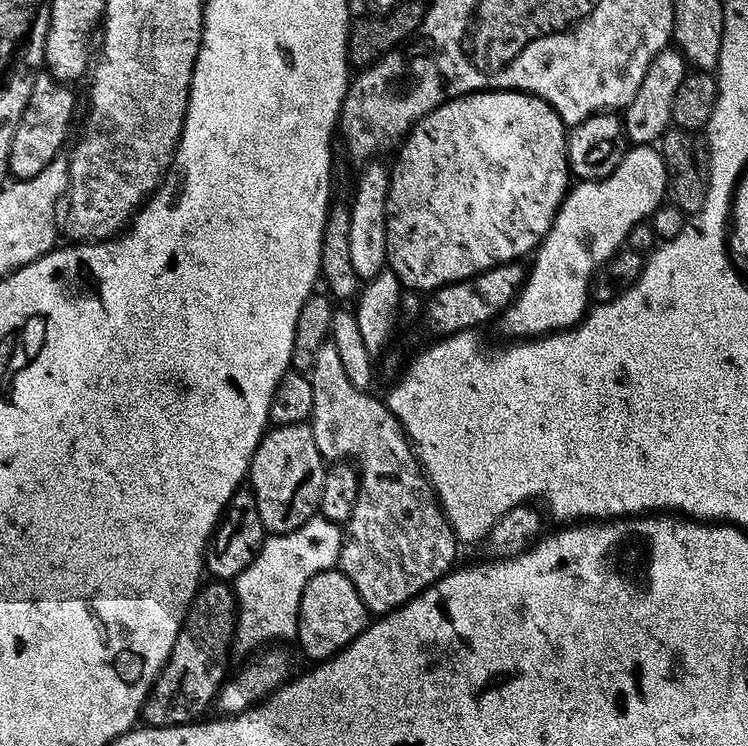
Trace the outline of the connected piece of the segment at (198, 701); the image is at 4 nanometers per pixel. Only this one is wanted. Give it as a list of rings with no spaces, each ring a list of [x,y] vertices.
[[[228,582],[205,583],[188,611],[188,619],[184,621],[182,630],[174,642],[174,650],[170,650],[170,658],[164,669],[158,674],[154,686],[148,691],[144,703],[142,720],[149,728],[173,728],[179,724],[190,724],[199,721],[209,707],[213,707],[216,694],[229,675],[228,647],[231,649],[236,635],[236,594],[233,585]]]

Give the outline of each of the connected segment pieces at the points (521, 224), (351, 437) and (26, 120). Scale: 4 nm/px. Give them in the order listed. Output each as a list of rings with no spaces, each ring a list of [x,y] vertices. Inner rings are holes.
[[[485,90],[483,92],[470,92],[466,96],[451,97],[445,104],[438,105],[433,112],[426,113],[423,118],[415,124],[412,131],[404,137],[402,143],[399,145],[398,151],[395,153],[395,155],[397,154],[396,165],[391,165],[390,179],[388,181],[388,201],[386,202],[386,254],[388,255],[388,258],[386,264],[390,271],[400,280],[401,285],[403,285],[405,289],[421,288],[421,290],[424,291],[424,294],[428,294],[435,289],[441,288],[443,284],[457,284],[460,280],[468,280],[472,276],[477,276],[479,272],[485,272],[499,264],[511,264],[519,261],[521,258],[524,258],[520,256],[526,255],[528,251],[529,255],[550,230],[552,220],[555,218],[560,205],[563,204],[564,197],[570,187],[570,173],[568,170],[568,159],[566,158],[567,141],[566,125],[564,121],[560,119],[560,115],[558,115],[558,113],[555,112],[545,100],[540,100],[537,96],[530,96],[526,92],[518,92],[515,90]]]
[[[330,342],[318,350],[310,369],[310,379],[314,390],[314,410],[310,421],[314,446],[318,446],[325,461],[347,460],[354,462],[360,469],[358,506],[354,506],[354,514],[343,529],[344,541],[340,547],[338,567],[346,574],[346,578],[350,578],[350,582],[354,582],[354,590],[358,590],[369,613],[393,612],[429,588],[434,581],[453,571],[457,563],[458,541],[398,418],[381,397],[379,400],[371,396],[371,391],[354,386],[354,382],[346,378],[346,370],[342,370],[342,358],[338,358],[338,350]]]
[[[41,74],[36,77],[28,105],[10,142],[8,171],[15,179],[25,180],[34,178],[34,174],[42,174],[42,170],[50,166],[52,159],[61,155],[60,147],[68,136],[68,127],[71,126],[72,115],[76,112],[76,96],[72,91],[69,85],[53,76]]]

